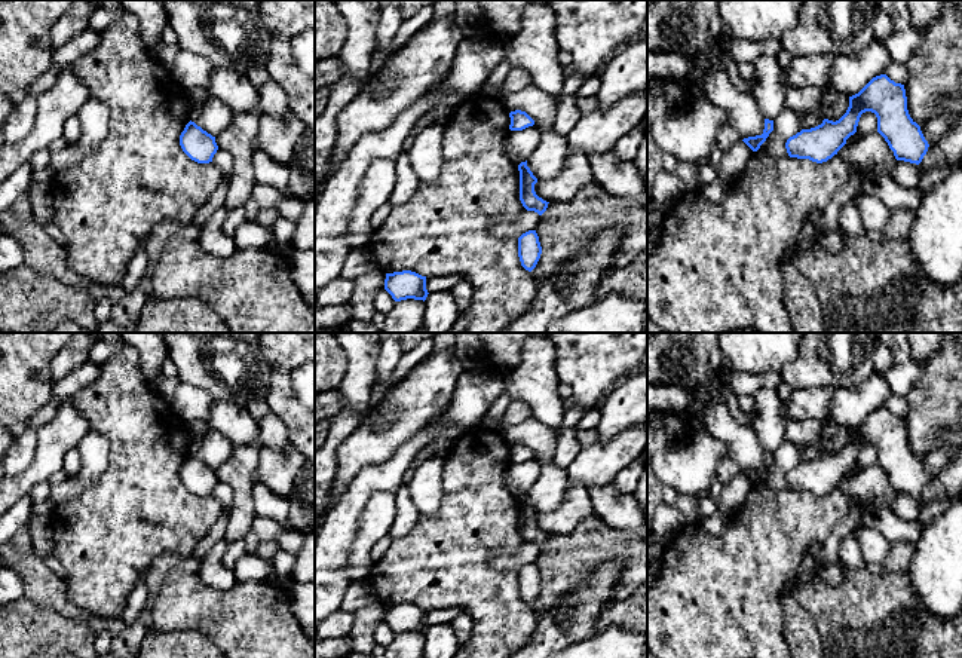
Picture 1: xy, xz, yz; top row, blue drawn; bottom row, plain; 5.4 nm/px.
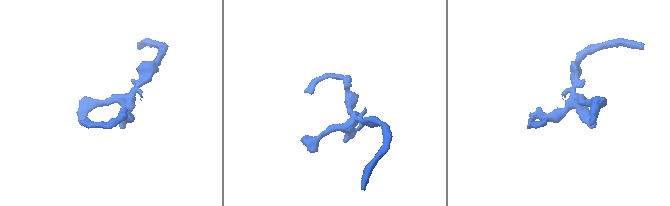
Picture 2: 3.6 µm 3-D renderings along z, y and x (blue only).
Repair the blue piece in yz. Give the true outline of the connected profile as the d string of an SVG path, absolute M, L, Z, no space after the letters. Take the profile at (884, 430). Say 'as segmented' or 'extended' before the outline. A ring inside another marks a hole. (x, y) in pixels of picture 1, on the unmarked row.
as segmented | M886 407L873 410L858 426L849 429L849 440L839 453L824 452L821 457L790 469L785 475L788 489L827 495L857 465L860 450L866 444L876 447L877 465L897 493L916 498L922 495L929 477L909 447L904 417L895 416Z

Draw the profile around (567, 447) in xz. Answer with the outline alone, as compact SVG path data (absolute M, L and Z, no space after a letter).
M567 428L557 437L557 446L552 456L552 463L567 466L582 450L576 440L576 428Z

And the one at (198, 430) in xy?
M206 420L187 423L187 428L193 443L199 441L202 437L205 437L211 431Z

